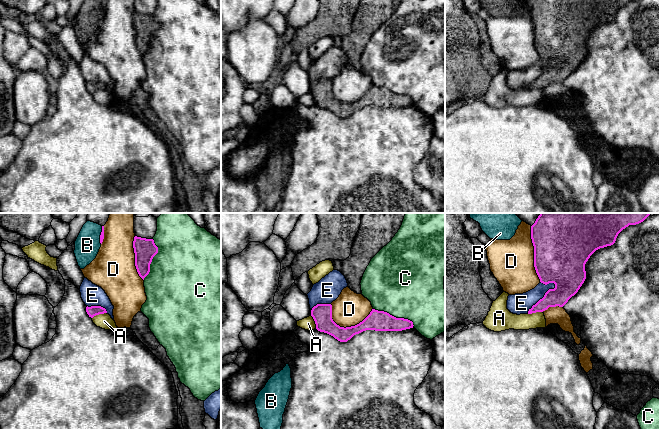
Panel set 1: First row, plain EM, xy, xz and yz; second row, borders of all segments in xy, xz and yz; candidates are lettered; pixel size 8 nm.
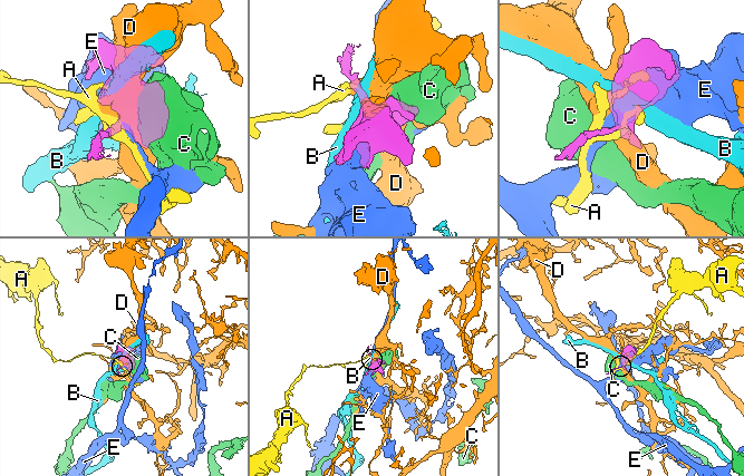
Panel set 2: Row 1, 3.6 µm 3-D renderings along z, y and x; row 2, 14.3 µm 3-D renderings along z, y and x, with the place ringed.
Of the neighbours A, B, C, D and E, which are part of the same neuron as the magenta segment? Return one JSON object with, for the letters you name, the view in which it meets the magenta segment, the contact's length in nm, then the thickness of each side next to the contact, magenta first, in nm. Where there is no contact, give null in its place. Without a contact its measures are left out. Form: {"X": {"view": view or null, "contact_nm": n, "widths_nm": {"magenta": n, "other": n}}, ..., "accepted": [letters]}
{"accepted": []}

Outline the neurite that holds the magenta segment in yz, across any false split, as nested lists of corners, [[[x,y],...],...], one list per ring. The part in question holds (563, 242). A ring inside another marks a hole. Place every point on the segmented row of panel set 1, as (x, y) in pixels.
[[[540,213],[535,223],[531,226],[531,239],[534,246],[534,267],[540,279],[540,282],[545,285],[549,283],[554,283],[555,288],[549,289],[545,293],[544,297],[540,299],[535,305],[533,305],[531,309],[529,309],[528,314],[543,312],[547,310],[549,307],[563,307],[568,302],[568,300],[578,292],[578,290],[584,283],[586,279],[585,264],[590,258],[590,256],[600,248],[613,245],[616,241],[618,234],[623,229],[625,229],[629,225],[636,225],[643,222],[650,214],[651,213]]]

